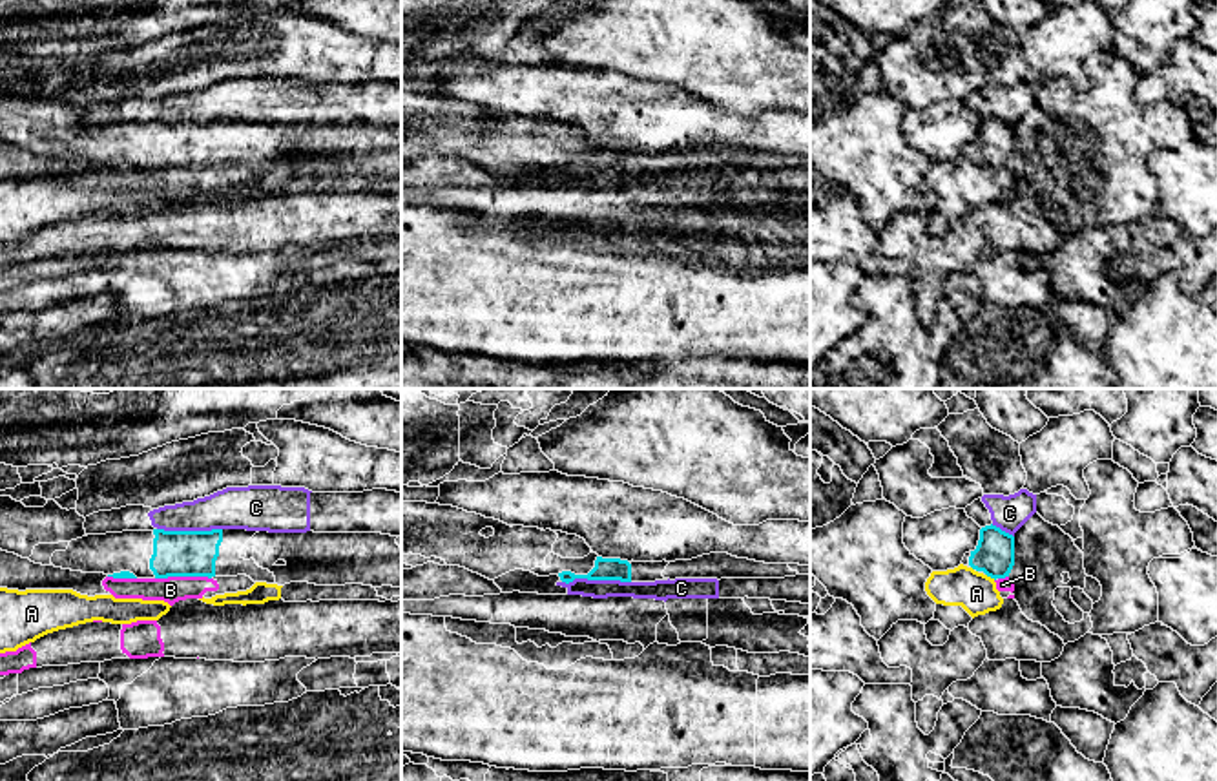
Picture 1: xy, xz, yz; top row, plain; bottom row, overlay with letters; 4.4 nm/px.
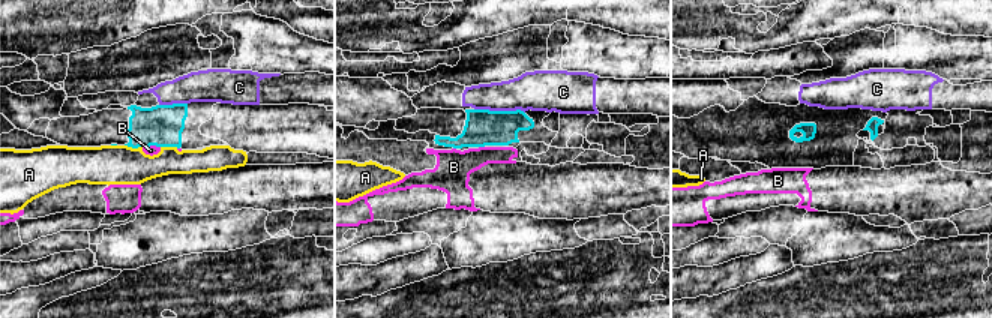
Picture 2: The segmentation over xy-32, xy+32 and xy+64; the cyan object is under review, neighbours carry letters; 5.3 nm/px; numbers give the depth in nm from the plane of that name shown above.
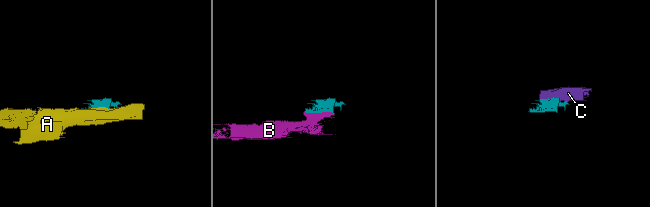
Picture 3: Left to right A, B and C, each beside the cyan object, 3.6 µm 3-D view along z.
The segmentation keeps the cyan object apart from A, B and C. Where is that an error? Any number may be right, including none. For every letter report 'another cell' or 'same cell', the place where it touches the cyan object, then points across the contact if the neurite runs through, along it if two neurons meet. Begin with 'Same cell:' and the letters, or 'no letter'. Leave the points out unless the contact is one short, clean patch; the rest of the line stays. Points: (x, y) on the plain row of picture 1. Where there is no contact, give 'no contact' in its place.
Same cell: no letter
A: another cell; contact yz (991, 168); border yz (986, 165), (995, 170)
B: another cell; contact xy (183, 166); border xy (210, 168), (156, 170)
C: another cell; contact xz (595, 170); border xz (630, 172), (573, 170), (562, 174)

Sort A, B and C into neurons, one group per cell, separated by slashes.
A / B / C

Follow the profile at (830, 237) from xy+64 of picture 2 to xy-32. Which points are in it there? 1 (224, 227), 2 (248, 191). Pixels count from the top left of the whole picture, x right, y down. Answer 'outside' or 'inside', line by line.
1: inside
2: outside

